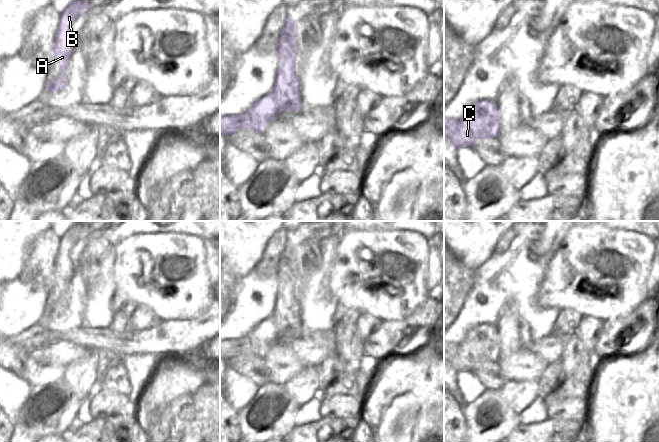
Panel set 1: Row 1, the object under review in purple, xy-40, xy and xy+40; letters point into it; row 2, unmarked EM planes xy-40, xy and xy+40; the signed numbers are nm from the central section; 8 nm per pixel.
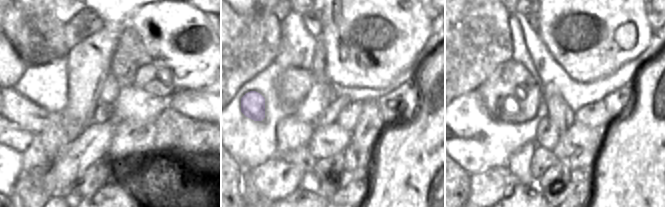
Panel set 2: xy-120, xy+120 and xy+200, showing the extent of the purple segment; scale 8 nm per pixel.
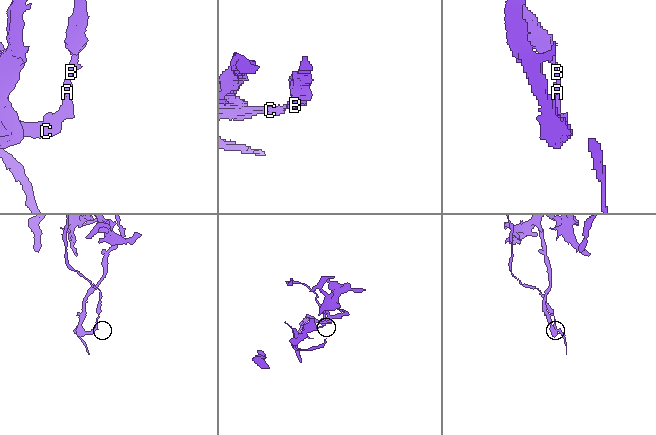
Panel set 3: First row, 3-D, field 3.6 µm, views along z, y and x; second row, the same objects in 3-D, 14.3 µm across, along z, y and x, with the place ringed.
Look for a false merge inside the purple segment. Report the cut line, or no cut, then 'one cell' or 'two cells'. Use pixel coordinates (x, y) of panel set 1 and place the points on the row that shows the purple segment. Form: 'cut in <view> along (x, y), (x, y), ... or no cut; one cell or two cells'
cut in xy along (272, 90), (275, 96), (278, 115); two cells

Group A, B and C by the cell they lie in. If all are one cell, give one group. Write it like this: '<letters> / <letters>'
A B / C

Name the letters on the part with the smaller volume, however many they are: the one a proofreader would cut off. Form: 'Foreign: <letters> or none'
Foreign: A, B

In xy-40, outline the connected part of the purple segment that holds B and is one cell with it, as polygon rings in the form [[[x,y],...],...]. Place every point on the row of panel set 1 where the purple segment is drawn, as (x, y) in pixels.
[[[74,0],[72,1],[60,15],[60,24],[54,38],[54,60],[60,64],[62,72],[57,79],[48,83],[46,91],[61,92],[66,86],[66,70],[70,64],[70,57],[74,48],[74,42],[70,36],[70,26],[85,12],[94,6],[90,1]]]

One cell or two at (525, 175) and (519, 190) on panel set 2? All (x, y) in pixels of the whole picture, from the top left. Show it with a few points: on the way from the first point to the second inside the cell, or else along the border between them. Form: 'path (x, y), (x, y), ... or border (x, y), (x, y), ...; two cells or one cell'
border (519, 182), (533, 186); two cells

